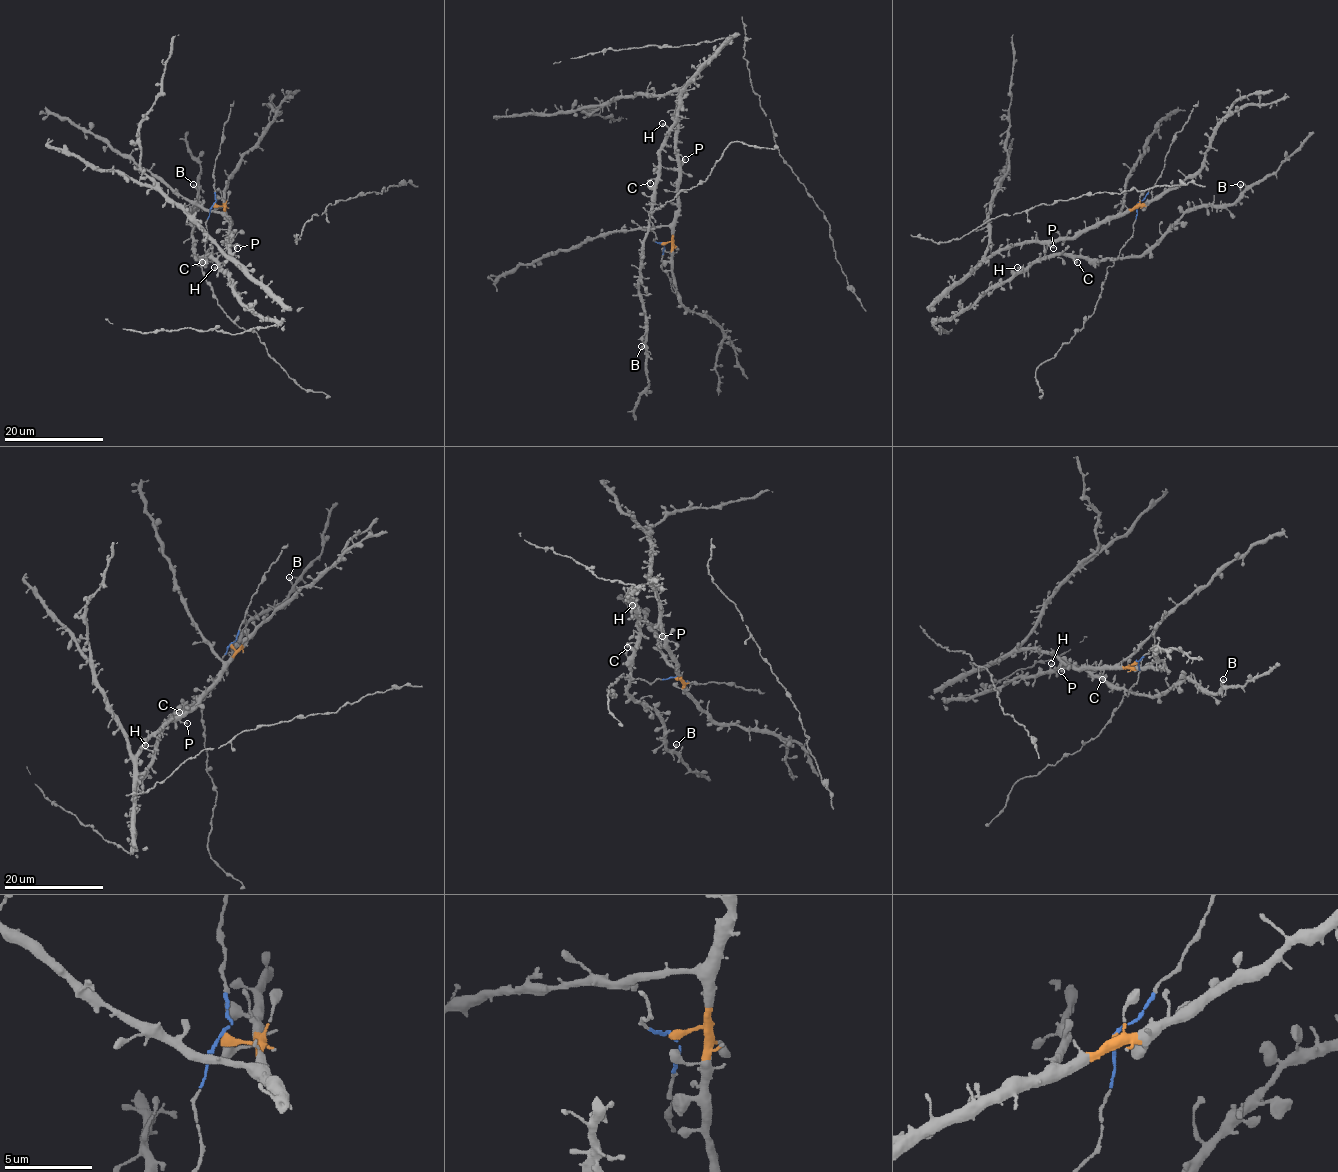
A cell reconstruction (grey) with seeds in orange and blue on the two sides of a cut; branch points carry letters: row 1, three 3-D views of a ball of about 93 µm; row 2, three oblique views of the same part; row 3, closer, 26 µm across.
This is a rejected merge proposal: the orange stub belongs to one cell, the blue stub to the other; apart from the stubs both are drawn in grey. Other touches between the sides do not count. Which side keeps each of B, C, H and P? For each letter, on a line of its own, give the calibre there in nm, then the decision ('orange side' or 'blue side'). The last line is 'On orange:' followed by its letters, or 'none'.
B: calibre 360 nm; blue side
C: calibre 440 nm; blue side
H: calibre 280 nm; blue side
P: calibre 220 nm; orange side
On orange: P

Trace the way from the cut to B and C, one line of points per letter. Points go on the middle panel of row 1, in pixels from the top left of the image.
B: (661, 244), (653, 239), (651, 223), (644, 242), (639, 291), (645, 314), (645, 346), (641, 346)
C: (661, 244), (653, 239), (650, 208), (653, 179), (650, 183)

